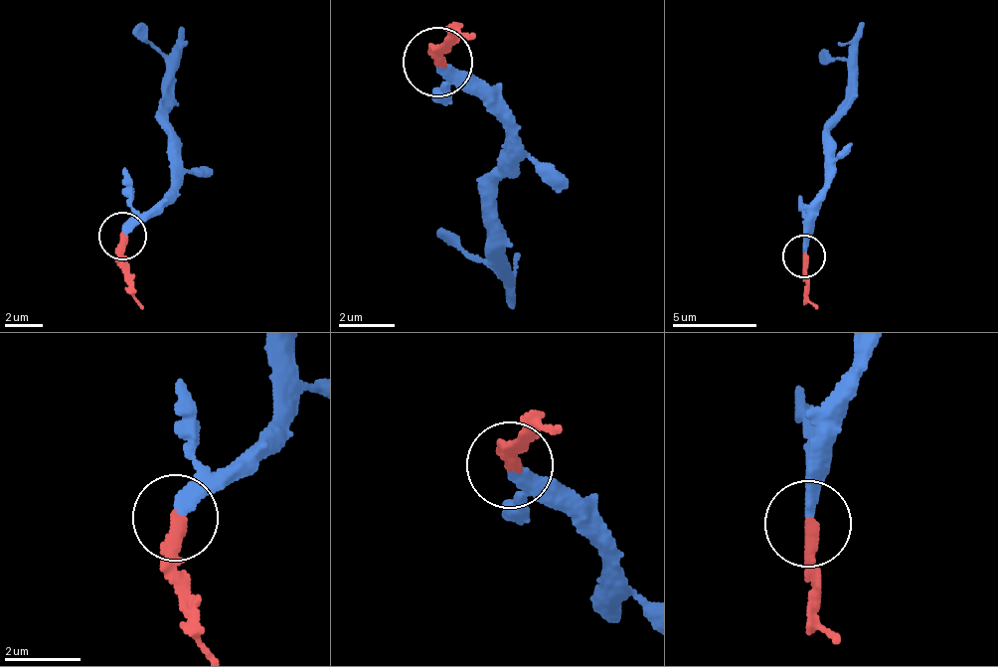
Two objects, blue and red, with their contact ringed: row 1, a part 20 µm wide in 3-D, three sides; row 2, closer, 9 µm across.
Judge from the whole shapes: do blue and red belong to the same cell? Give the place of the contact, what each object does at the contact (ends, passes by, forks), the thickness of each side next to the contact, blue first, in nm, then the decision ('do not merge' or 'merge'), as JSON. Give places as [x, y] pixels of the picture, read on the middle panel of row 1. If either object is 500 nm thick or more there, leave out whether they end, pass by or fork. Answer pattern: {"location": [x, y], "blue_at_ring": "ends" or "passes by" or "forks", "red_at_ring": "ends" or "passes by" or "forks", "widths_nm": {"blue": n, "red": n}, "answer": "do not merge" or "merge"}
{"location": [437, 62], "blue_at_ring": "ends", "red_at_ring": "ends", "widths_nm": {"blue": 360, "red": 360}, "answer": "do not merge"}

